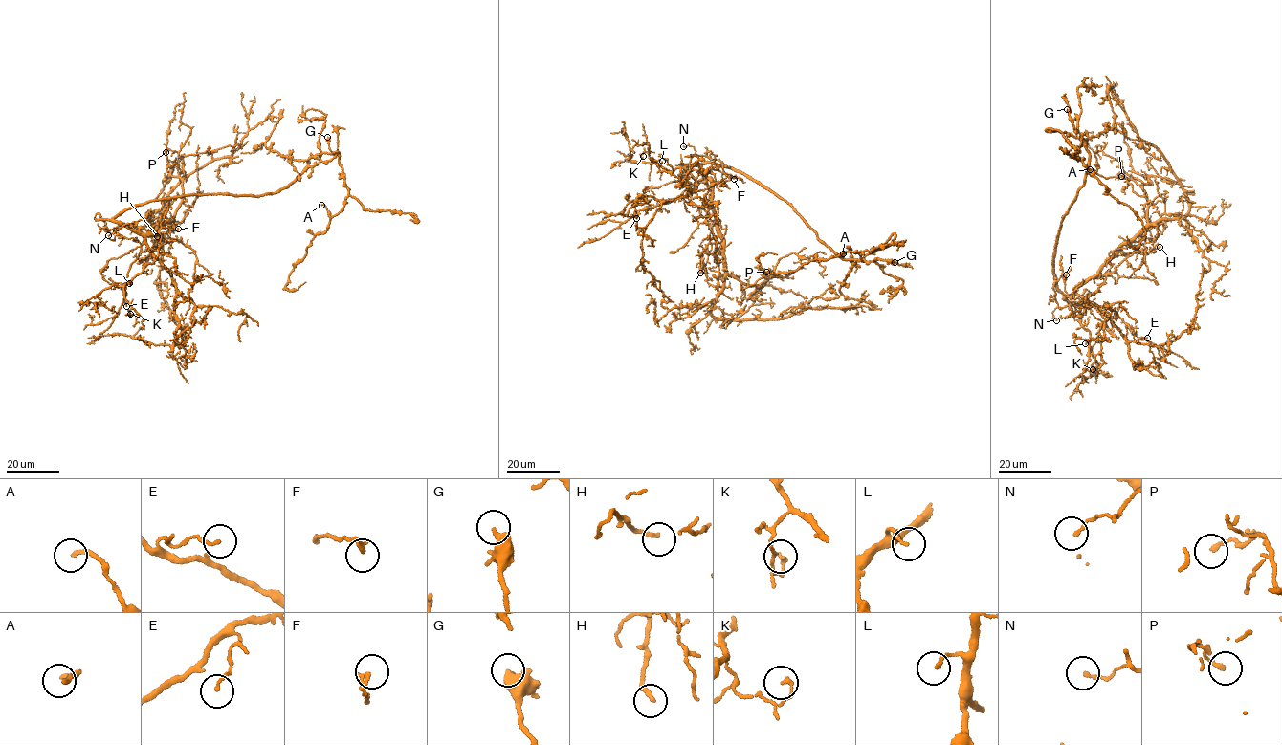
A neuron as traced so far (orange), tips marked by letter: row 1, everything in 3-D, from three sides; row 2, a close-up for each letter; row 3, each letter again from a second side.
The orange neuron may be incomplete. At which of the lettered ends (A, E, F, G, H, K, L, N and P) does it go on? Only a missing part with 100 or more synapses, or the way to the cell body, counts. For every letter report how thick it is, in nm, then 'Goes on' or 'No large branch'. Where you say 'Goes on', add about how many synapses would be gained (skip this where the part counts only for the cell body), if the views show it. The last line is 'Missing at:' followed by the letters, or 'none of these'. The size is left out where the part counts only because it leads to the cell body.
A: Thickness 190 nm. No large branch
E: Thickness 140 nm. No large branch
F: Thickness 170 nm. No large branch
G: Thickness 360 nm. No large branch
H: Thickness 170 nm. No large branch
K: Thickness 170 nm. No large branch
L: Thickness 130 nm. No large branch
N: Thickness 140 nm. No large branch
P: Thickness 160 nm. No large branch
Missing at: none of these

